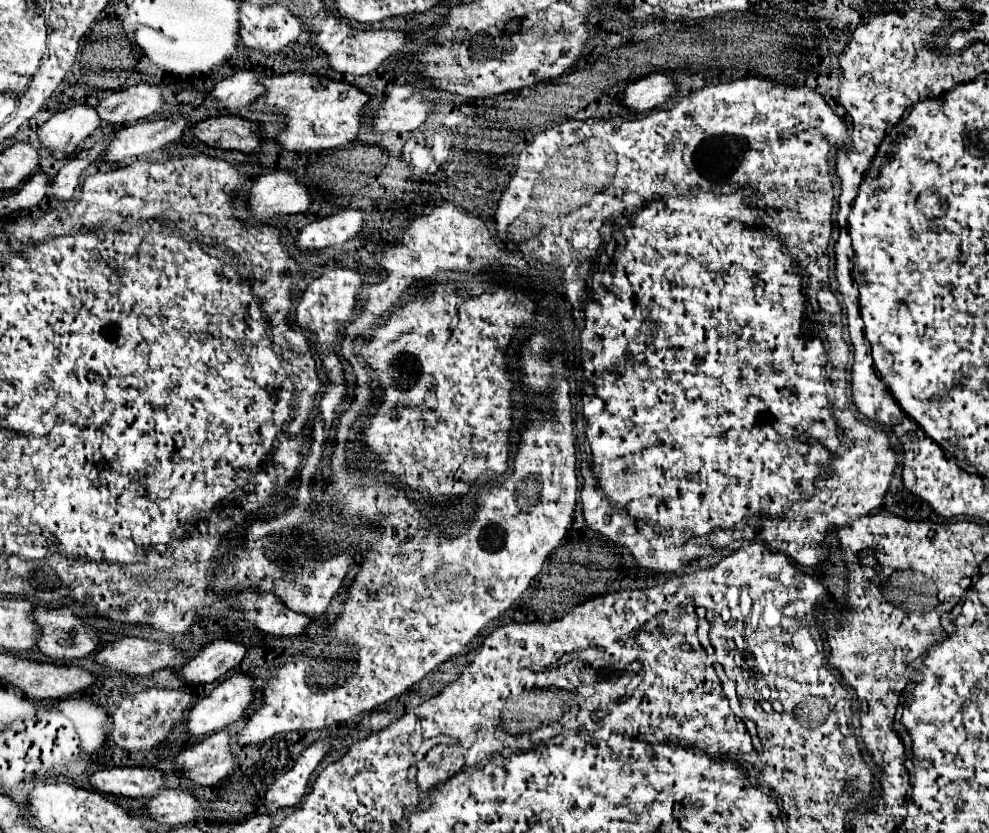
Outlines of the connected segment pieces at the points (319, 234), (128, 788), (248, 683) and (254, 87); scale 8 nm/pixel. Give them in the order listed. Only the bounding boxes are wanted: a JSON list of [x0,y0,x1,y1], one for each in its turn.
[[295,209,363,251],[89,767,165,797],[185,673,253,739],[211,71,265,111]]

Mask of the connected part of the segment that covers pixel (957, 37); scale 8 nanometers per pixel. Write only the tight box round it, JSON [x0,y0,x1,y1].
[949,23,973,51]

